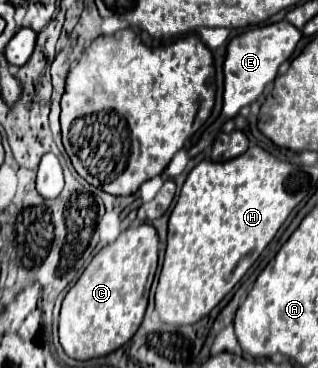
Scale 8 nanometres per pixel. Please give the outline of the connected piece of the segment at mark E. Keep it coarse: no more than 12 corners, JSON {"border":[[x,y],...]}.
{"border":[[288,21],[230,39],[222,117],[256,101],[302,33]]}

